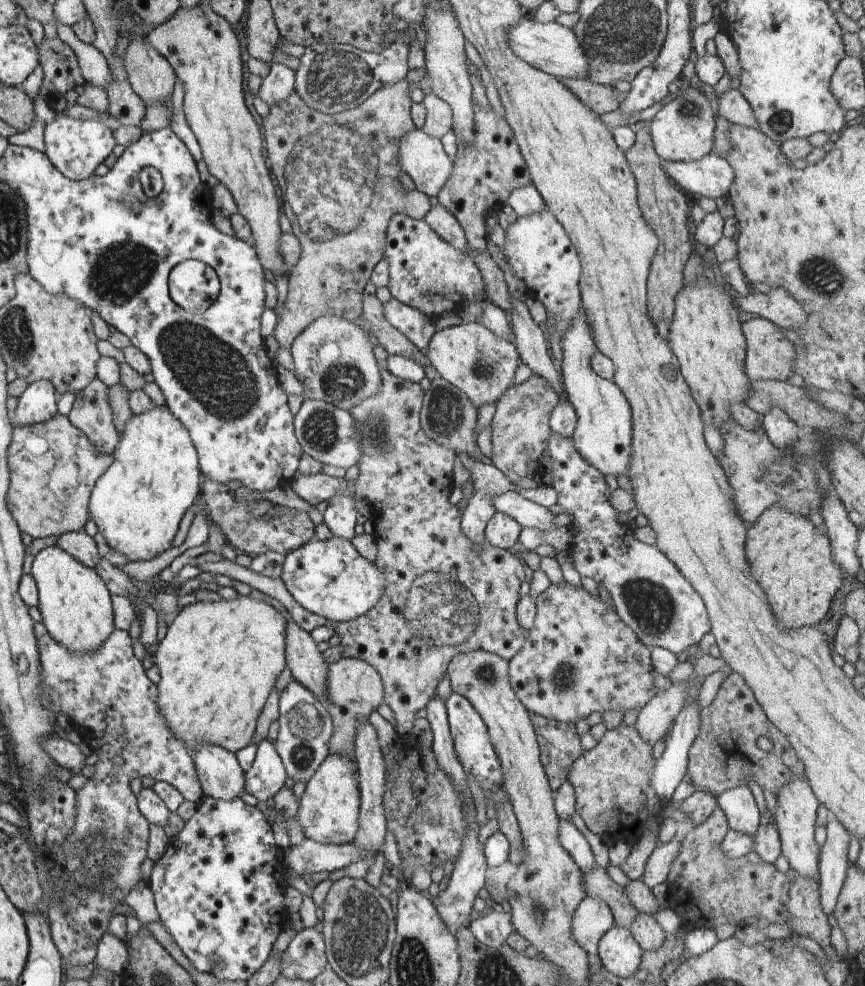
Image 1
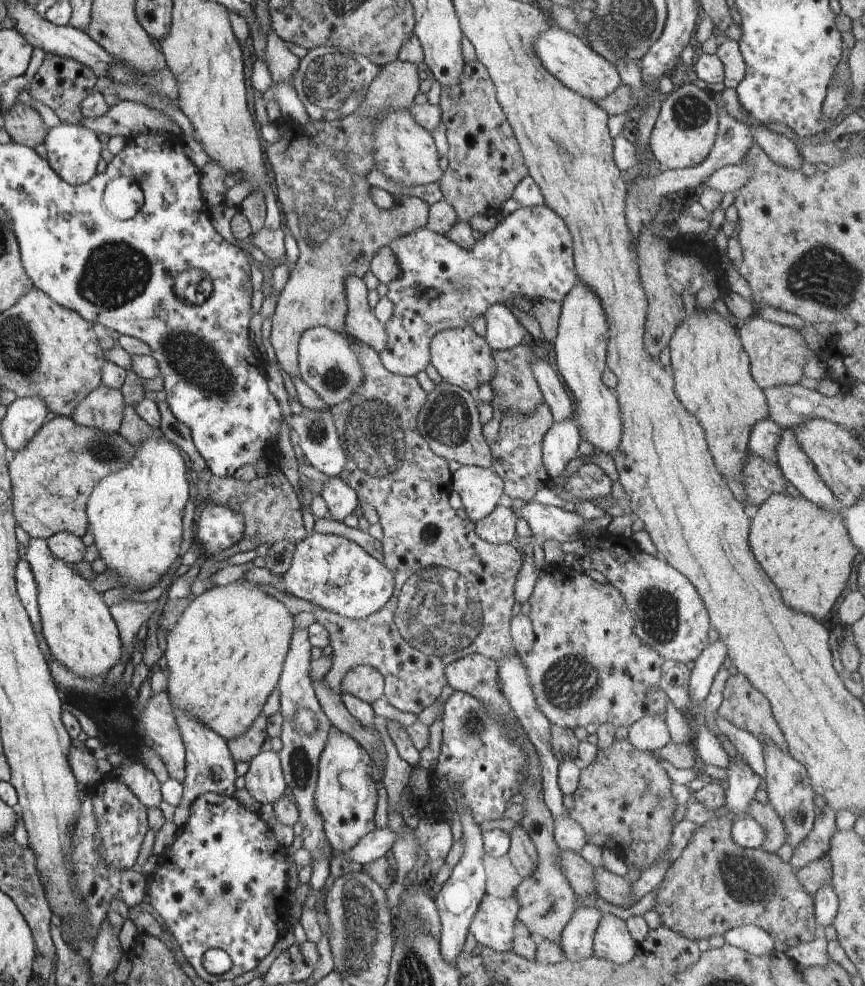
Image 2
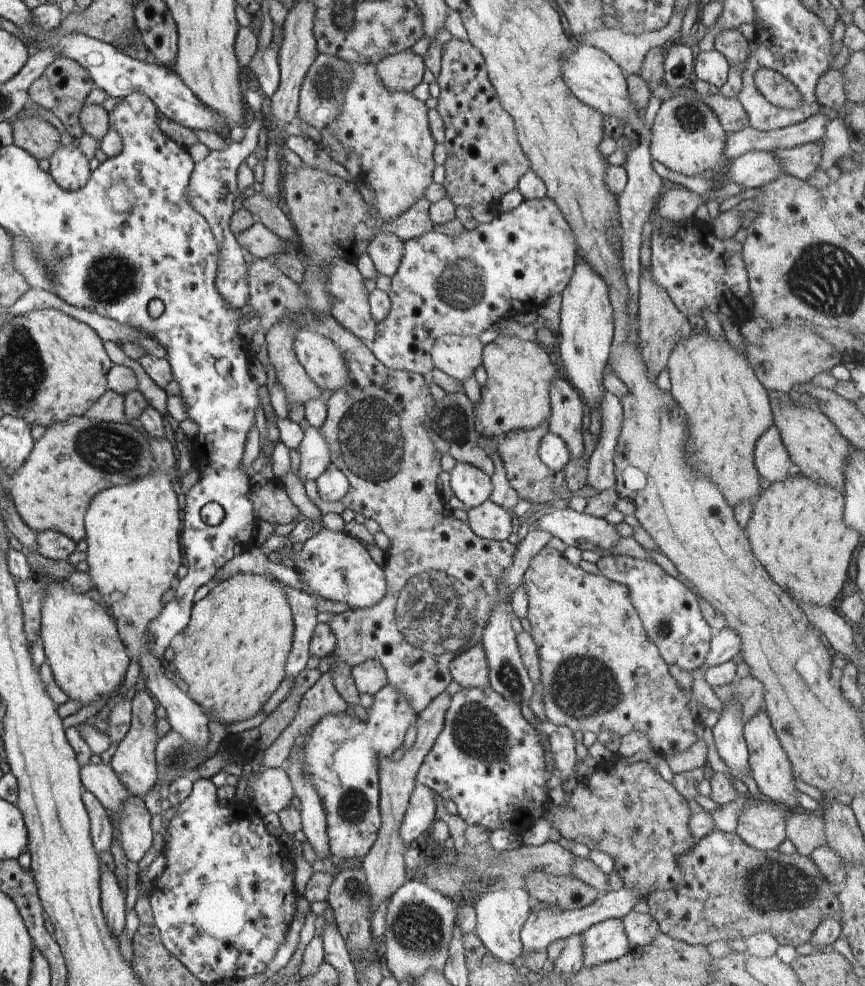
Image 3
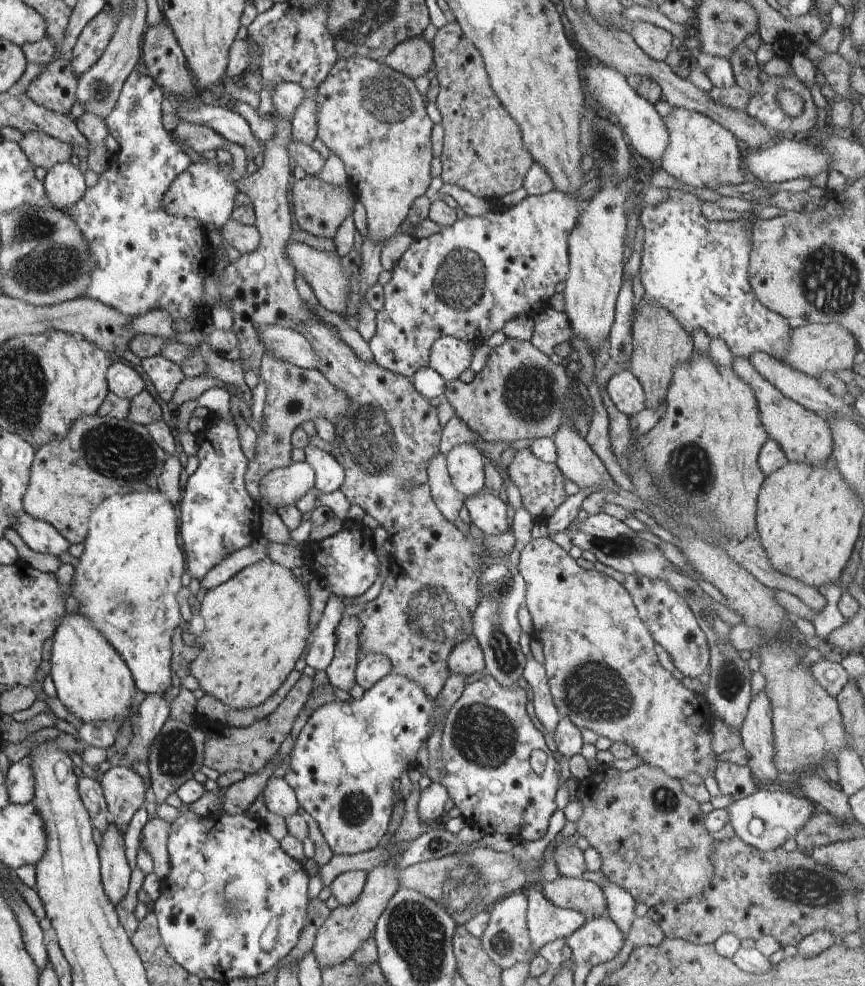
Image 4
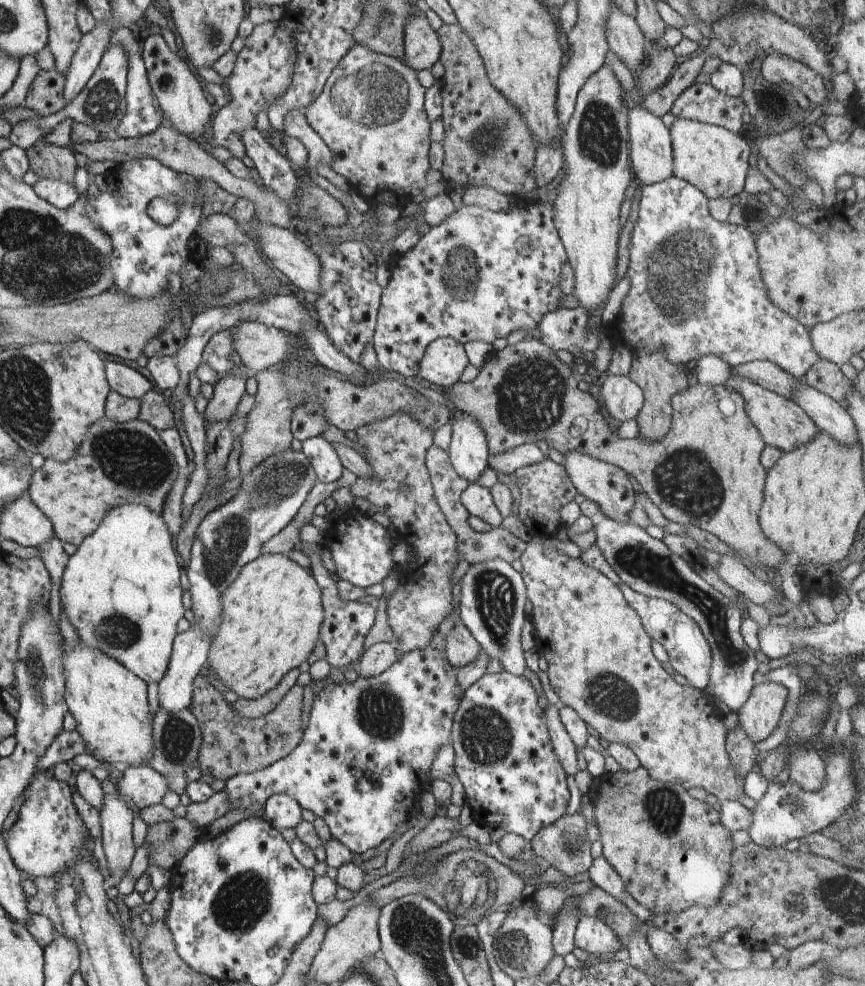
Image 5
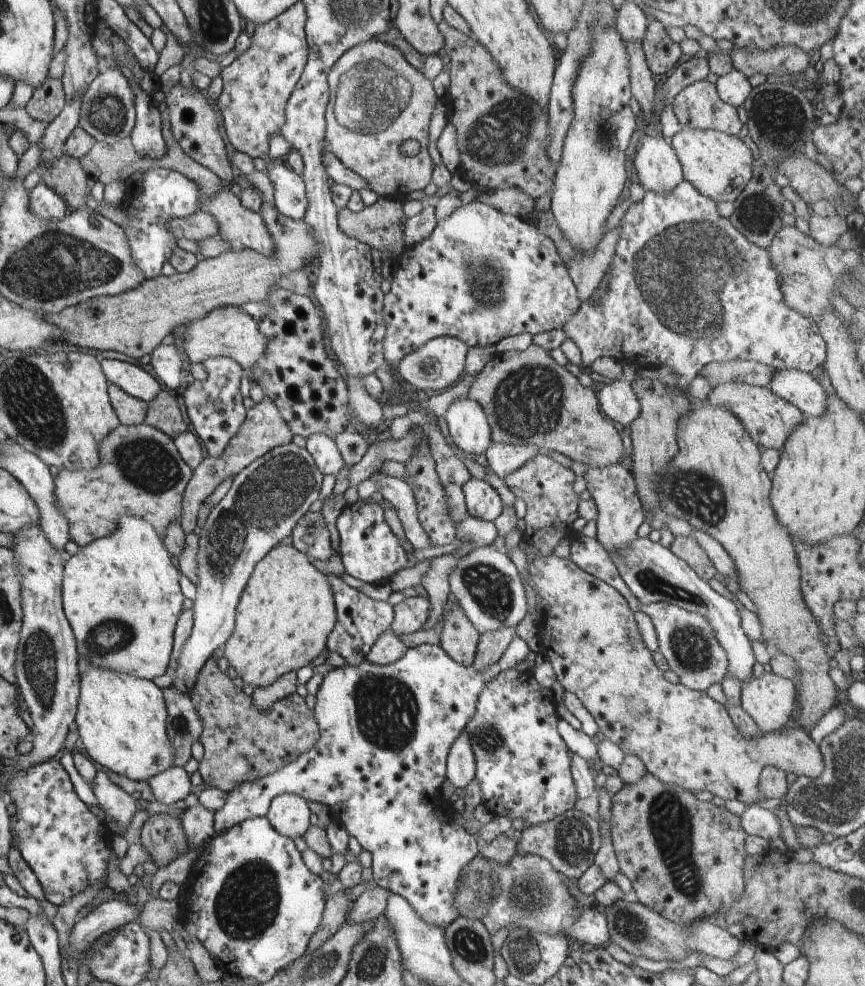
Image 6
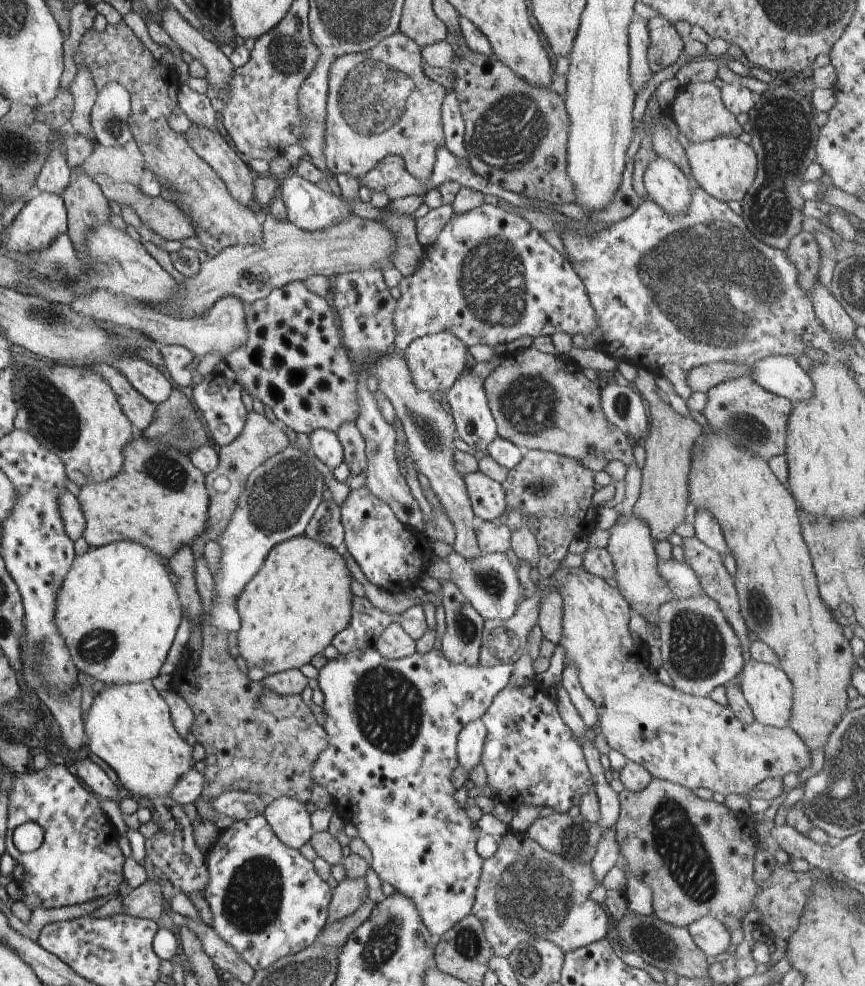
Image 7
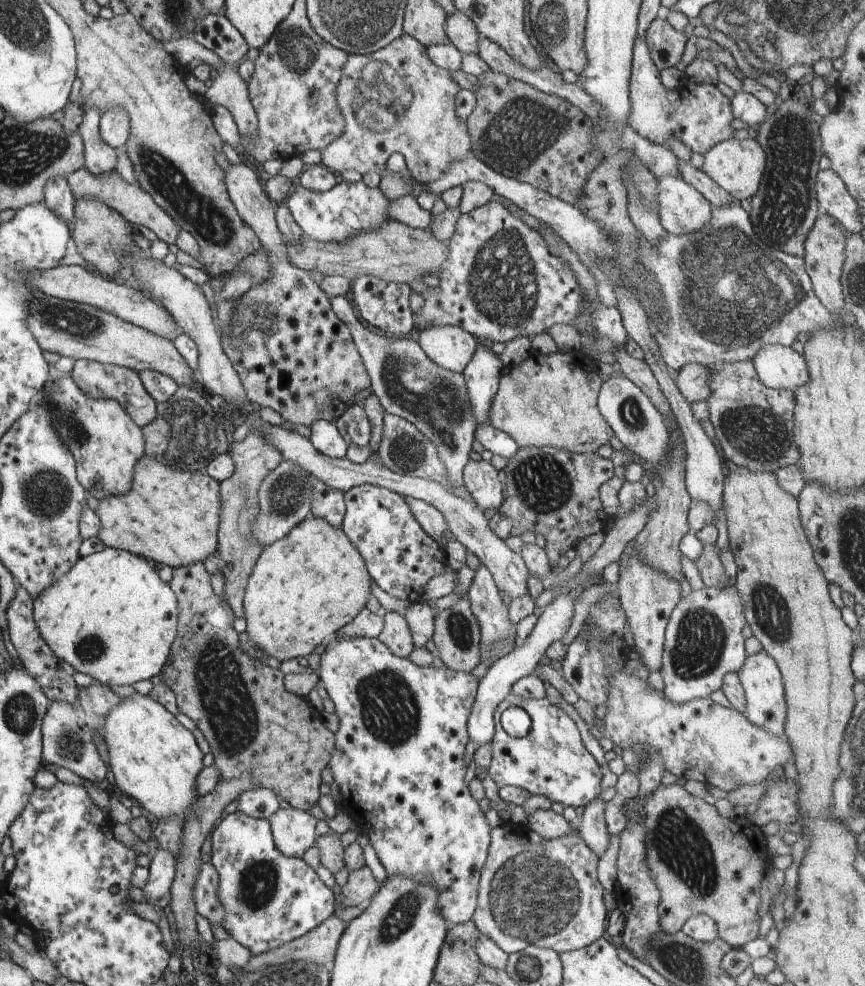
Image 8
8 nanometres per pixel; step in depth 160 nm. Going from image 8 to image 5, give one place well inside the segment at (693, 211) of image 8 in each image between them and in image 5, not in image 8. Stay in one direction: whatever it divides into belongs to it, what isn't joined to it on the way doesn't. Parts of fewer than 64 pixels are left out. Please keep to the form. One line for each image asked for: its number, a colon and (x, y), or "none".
5: (650, 150)
6: (657, 166)
7: (667, 185)

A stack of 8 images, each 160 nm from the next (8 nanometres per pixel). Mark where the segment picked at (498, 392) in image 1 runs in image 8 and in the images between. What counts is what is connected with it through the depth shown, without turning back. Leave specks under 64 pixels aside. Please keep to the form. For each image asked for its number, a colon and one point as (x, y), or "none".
2: (463, 358)
3: (457, 356)
4: (450, 356)
5: (445, 358)
6: (438, 364)
7: (436, 361)
8: (450, 347)

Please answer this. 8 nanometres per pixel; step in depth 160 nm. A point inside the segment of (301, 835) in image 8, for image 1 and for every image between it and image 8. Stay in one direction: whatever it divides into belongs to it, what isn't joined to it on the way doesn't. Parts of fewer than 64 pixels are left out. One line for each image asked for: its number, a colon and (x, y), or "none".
1: (267, 775)
2: (264, 780)
3: (271, 788)
4: (280, 799)
5: (283, 812)
6: (289, 814)
7: (288, 817)

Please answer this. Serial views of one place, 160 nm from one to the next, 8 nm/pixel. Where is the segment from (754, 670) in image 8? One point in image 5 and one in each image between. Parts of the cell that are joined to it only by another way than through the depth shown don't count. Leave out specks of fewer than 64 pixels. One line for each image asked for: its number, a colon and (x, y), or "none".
5: (759, 715)
6: (769, 699)
7: (768, 690)

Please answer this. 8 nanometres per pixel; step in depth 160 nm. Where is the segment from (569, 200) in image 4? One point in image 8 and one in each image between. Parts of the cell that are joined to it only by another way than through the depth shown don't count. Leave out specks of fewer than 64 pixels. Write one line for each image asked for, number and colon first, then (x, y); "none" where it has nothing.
5: (478, 276)
6: (482, 275)
7: (490, 278)
8: (501, 281)

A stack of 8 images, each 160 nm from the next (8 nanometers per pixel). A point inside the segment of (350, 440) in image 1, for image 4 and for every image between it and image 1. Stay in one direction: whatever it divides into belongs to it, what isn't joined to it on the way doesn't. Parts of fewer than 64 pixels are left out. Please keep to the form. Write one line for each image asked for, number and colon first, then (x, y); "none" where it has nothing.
2: (322, 446)
3: (315, 453)
4: (282, 487)

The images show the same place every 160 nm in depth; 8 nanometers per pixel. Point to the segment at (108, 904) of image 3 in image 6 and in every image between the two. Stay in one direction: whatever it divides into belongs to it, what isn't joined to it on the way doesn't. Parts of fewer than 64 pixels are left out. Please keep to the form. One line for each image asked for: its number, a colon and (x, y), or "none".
4: (116, 872)
5: (116, 816)
6: (114, 801)

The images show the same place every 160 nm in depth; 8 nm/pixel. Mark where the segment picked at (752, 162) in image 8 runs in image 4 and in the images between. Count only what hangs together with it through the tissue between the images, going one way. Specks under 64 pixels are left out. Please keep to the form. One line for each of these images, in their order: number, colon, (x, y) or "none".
4: (701, 152)
5: (715, 160)
6: (719, 165)
7: (725, 167)

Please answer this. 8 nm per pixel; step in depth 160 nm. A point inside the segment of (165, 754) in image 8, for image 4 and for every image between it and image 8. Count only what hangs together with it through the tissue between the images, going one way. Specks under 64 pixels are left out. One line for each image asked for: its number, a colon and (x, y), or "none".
4: (93, 681)
5: (109, 702)
6: (122, 720)
7: (129, 726)

